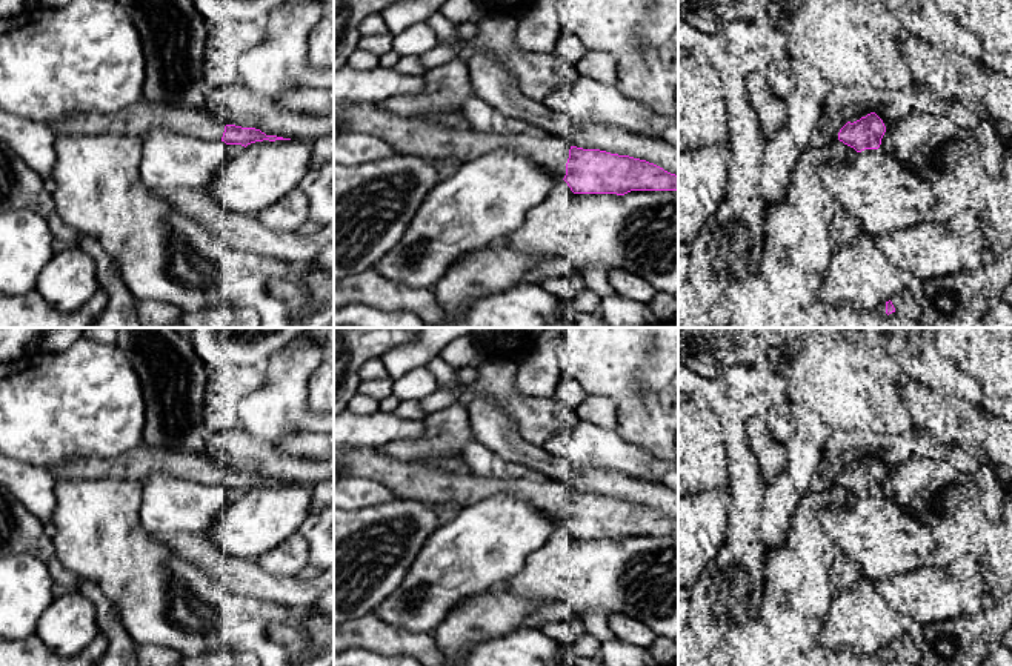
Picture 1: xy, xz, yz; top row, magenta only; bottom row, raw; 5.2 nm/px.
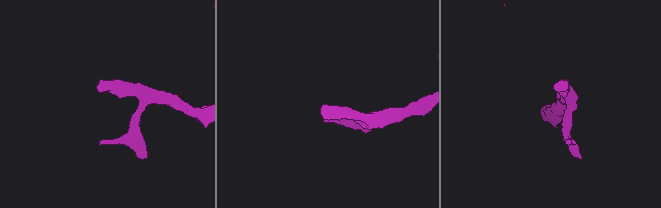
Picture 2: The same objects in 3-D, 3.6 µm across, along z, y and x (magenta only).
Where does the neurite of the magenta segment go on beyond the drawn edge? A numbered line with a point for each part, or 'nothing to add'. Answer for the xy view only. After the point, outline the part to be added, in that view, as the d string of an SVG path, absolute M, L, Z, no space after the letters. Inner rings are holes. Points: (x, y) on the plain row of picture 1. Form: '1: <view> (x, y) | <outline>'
1: xy (136, 465) | M140 443L129 452L109 458L83 458L54 466L49 472L55 480L92 480L111 477L117 480L143 480L154 472L203 485L221 485L225 468L203 454L181 454Z

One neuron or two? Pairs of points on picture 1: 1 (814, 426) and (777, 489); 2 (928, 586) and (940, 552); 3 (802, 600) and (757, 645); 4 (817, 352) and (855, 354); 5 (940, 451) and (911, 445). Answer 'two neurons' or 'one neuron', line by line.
1: one neuron
2: two neurons
3: one neuron
4: two neurons
5: one neuron

